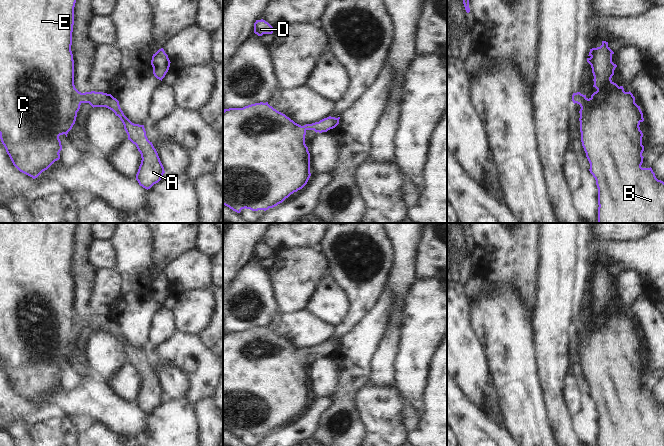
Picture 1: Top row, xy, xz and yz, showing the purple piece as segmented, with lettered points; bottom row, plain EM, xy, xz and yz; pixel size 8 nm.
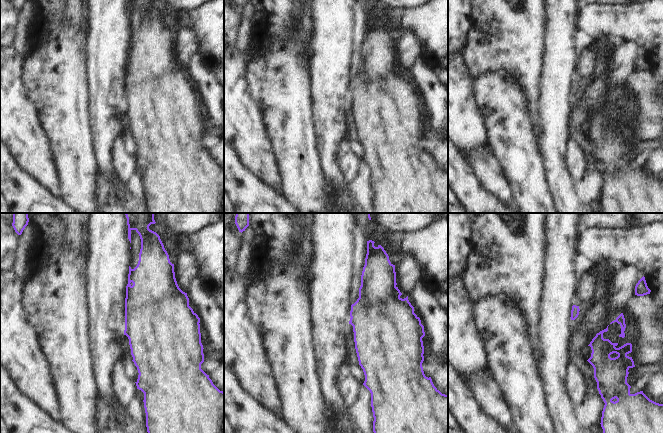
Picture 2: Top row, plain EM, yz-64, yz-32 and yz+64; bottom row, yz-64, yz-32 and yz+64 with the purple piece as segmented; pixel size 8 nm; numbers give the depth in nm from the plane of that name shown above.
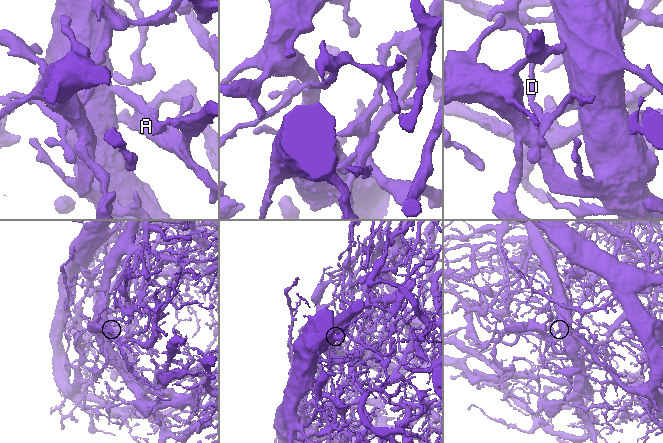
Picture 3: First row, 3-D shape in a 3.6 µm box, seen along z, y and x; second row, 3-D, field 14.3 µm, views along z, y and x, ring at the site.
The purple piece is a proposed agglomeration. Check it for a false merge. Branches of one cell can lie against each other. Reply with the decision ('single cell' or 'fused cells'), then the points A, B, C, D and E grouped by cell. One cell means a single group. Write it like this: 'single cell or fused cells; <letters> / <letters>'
single cell; A B C D E

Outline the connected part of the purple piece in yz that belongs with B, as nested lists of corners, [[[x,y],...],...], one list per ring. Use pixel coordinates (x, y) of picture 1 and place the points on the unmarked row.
[[[608,266],[590,273],[587,286],[591,289],[594,300],[594,309],[597,313],[588,323],[580,316],[573,317],[572,325],[580,329],[580,356],[581,366],[590,387],[590,397],[596,404],[598,412],[598,446],[664,446],[664,406],[658,404],[652,392],[642,392],[643,357],[640,347],[644,345],[643,337],[635,327],[635,321],[625,316],[623,310],[618,310],[611,302],[617,291],[612,286],[614,276],[608,271]]]

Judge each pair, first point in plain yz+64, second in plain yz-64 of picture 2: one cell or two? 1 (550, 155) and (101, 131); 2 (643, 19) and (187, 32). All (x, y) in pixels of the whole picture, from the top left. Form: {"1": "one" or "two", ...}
{"1": "one", "2": "two"}

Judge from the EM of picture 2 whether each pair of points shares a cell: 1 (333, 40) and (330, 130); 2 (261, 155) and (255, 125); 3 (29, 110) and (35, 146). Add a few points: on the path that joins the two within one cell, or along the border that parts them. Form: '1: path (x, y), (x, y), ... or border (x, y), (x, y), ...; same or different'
1: path (331, 62), (330, 108); same
2: path (255, 148), (255, 132); same
3: path (29, 119), (29, 137); same

